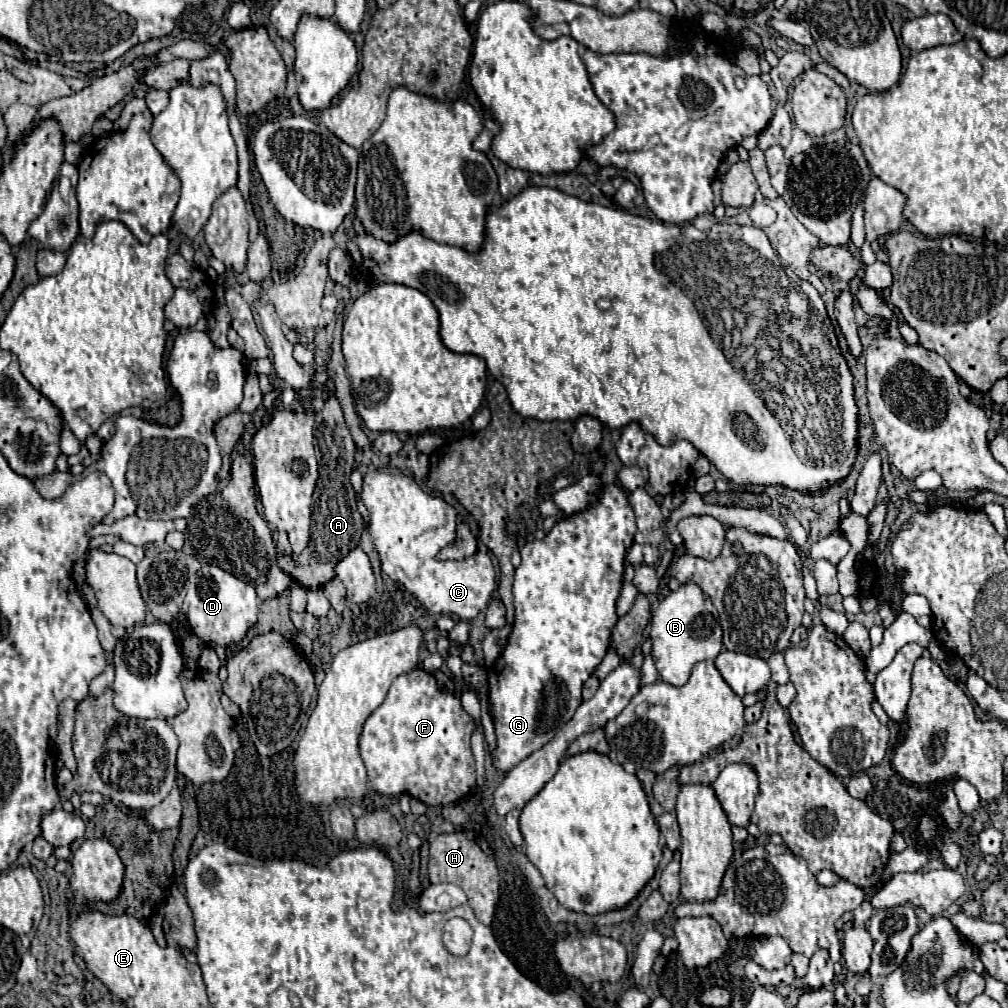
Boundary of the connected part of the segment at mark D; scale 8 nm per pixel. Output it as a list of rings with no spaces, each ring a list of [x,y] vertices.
[[[205,565],[197,575],[201,575],[195,585],[189,587],[183,601],[183,613],[193,629],[193,633],[207,647],[227,647],[229,643],[239,643],[247,631],[257,623],[257,593],[255,587],[243,579],[233,577],[231,573],[219,569],[217,565]]]

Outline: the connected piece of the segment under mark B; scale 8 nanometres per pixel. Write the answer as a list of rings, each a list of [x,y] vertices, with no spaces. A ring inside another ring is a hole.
[[[695,583],[681,585],[677,591],[669,593],[659,603],[651,619],[649,637],[653,643],[651,655],[661,681],[669,685],[685,685],[695,663],[715,659],[719,655],[723,643],[721,643],[721,623],[717,617],[719,615],[711,599],[707,599],[707,595],[703,595],[703,591],[699,591]]]

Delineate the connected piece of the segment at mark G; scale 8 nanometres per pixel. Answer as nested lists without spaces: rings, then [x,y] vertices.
[[[607,485],[603,487],[599,501],[593,503],[587,511],[575,513],[571,517],[567,517],[565,521],[555,523],[555,527],[547,533],[545,539],[537,539],[527,543],[519,553],[521,553],[521,567],[515,571],[515,583],[513,583],[513,597],[515,597],[515,623],[513,623],[513,631],[509,635],[509,643],[503,651],[503,655],[495,661],[495,665],[491,667],[491,683],[489,683],[489,703],[491,703],[491,715],[493,715],[493,723],[495,723],[495,737],[497,737],[497,747],[491,751],[491,761],[493,767],[501,773],[511,771],[517,763],[521,763],[525,757],[529,757],[533,751],[541,749],[543,745],[547,745],[555,733],[573,717],[575,709],[581,705],[581,687],[583,683],[591,677],[591,673],[595,671],[595,667],[601,663],[601,659],[605,657],[607,649],[609,649],[609,635],[613,625],[617,623],[617,613],[615,613],[615,601],[619,597],[621,591],[621,581],[623,581],[623,565],[625,565],[625,555],[627,549],[633,545],[633,535],[635,535],[635,515],[627,503],[625,493],[617,487],[617,485]]]

